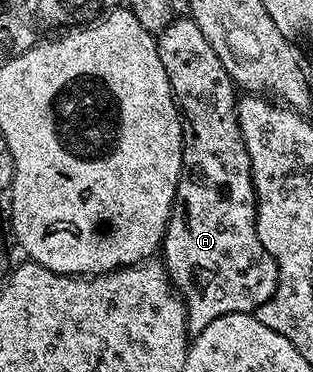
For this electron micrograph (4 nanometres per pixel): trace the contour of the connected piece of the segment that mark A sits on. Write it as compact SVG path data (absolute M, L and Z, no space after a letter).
M176 17L172 19L171 24L164 31L158 32L157 42L159 44L159 52L161 53L161 65L165 65L165 73L169 77L171 92L175 94L175 102L179 105L183 121L183 166L185 168L183 176L179 178L179 184L175 187L173 209L167 222L167 232L163 238L163 246L161 248L161 262L166 267L167 276L171 278L171 283L175 286L175 290L178 291L179 298L187 306L188 332L192 336L197 336L203 332L205 325L209 325L217 317L225 317L233 313L254 313L265 301L269 301L269 297L273 297L273 293L277 289L279 270L275 264L274 257L267 252L265 245L261 245L261 241L257 237L255 186L251 176L249 153L245 149L245 141L243 140L241 125L239 124L235 83L229 77L229 73L225 73L225 65L221 65L221 57L217 57L217 53L213 53L213 45L209 45L205 33L201 33L201 29L197 29L197 25L190 17Z

